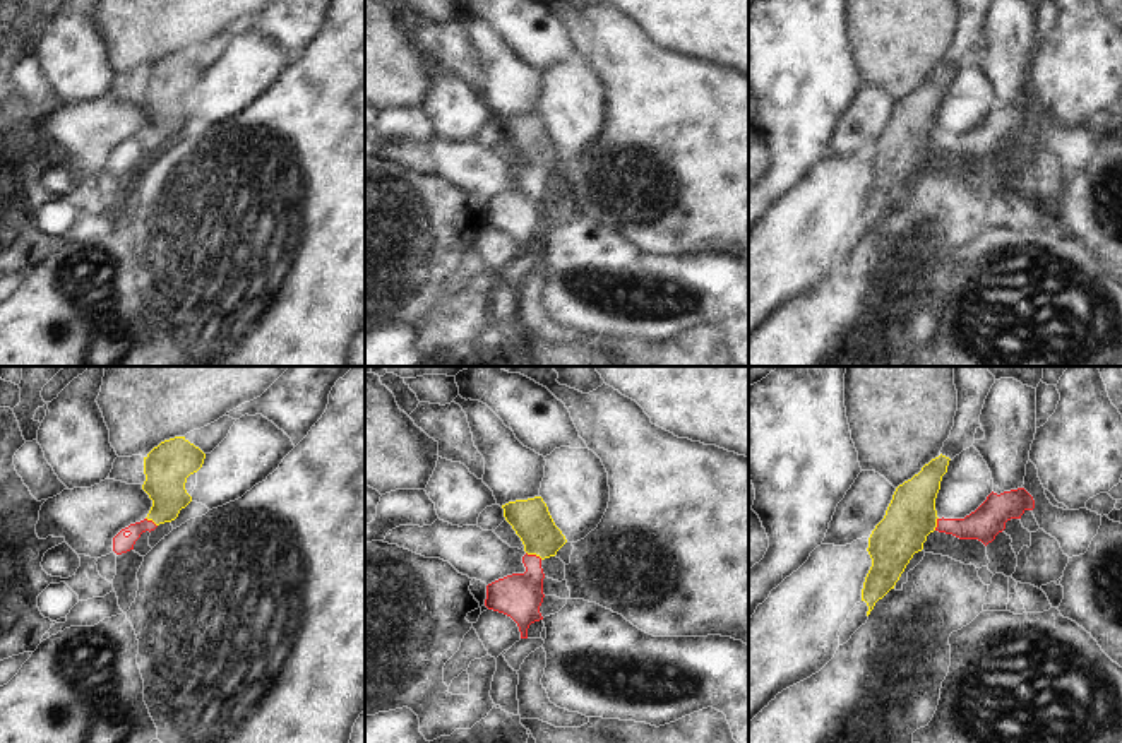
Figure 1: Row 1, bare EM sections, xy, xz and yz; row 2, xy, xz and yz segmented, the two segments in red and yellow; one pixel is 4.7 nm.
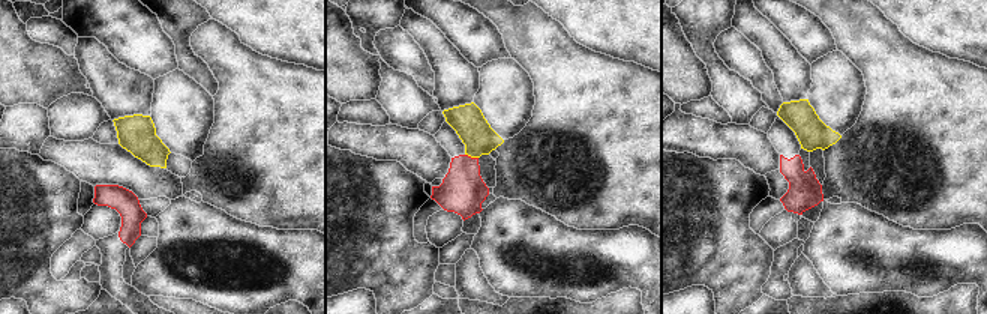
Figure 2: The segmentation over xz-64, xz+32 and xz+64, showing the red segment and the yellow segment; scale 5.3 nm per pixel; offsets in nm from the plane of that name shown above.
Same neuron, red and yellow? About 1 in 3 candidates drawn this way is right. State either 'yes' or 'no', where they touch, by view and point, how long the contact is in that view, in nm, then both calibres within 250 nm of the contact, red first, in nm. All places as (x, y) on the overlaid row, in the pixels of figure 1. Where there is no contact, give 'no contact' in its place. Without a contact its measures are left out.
no; meets red in xz at (535, 555); contact 90 nm long; 220 nm thick on the red side, 190 nm on the other

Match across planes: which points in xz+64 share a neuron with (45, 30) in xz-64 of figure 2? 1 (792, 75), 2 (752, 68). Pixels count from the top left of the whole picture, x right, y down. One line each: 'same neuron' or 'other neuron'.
1: other neuron
2: same neuron

